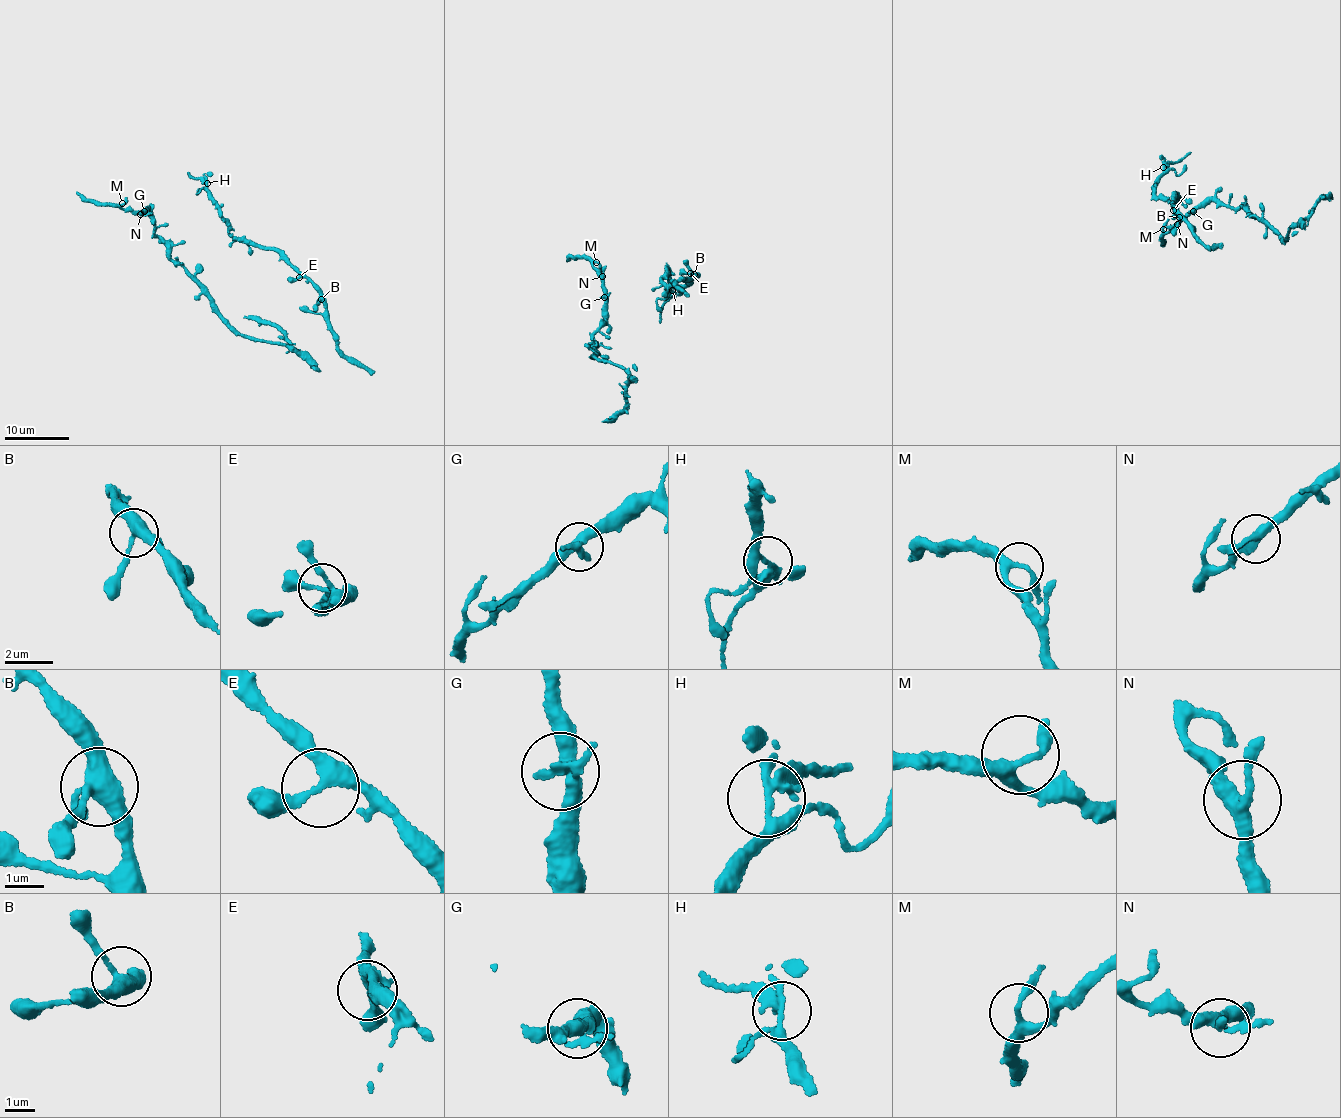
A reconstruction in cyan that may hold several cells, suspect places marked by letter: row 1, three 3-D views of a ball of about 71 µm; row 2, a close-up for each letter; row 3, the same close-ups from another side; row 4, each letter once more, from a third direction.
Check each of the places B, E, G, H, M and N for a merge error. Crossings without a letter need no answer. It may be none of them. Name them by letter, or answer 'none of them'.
H

